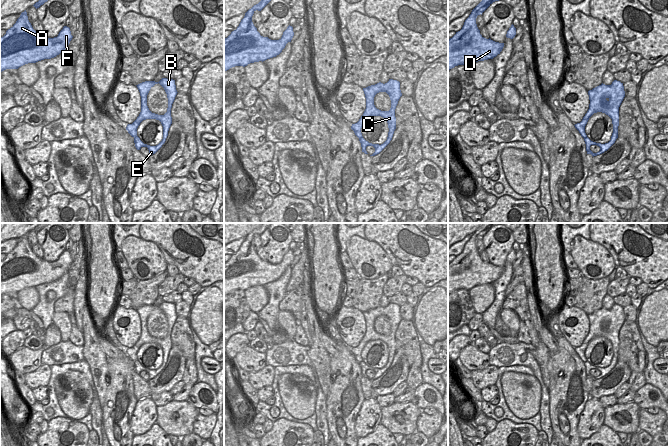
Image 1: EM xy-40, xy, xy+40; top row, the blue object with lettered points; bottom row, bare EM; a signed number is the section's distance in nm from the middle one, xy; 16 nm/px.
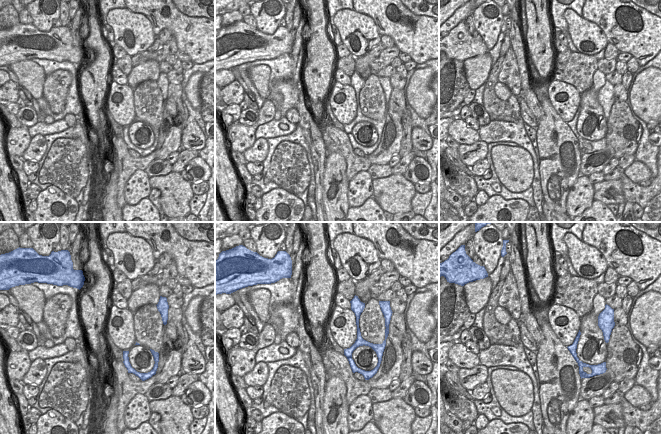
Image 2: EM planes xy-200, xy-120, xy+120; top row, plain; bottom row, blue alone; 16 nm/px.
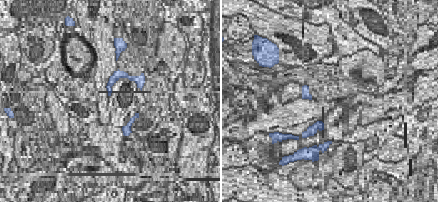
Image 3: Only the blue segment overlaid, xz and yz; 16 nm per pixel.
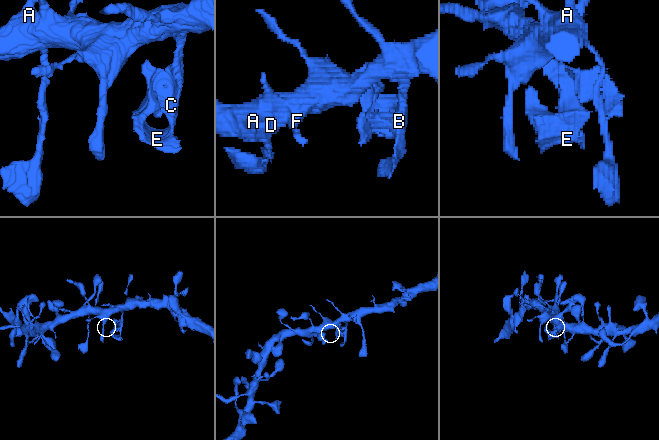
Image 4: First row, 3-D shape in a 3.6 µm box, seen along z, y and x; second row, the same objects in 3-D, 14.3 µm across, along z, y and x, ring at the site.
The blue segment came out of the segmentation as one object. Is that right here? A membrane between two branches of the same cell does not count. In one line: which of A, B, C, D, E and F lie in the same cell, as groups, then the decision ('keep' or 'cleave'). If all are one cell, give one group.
groups A B C D E F; keep

